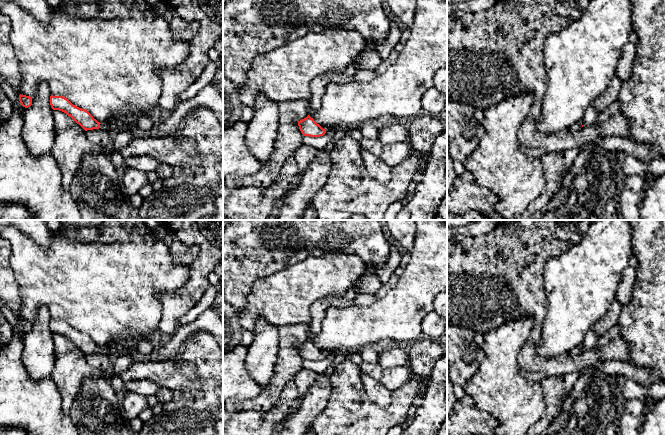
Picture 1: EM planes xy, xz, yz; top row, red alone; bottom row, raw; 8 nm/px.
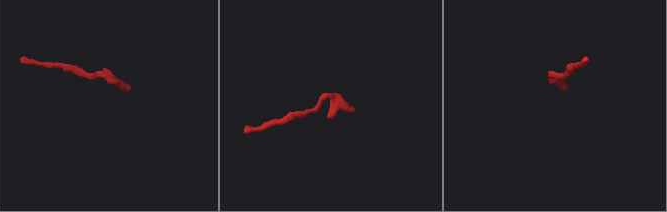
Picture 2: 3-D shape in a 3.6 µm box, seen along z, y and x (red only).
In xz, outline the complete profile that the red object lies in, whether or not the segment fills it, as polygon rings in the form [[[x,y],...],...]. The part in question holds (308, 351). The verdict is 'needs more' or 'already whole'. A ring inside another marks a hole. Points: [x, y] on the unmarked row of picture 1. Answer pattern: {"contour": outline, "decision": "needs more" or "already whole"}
{"contour": [[[309,339],[298,345],[298,350],[303,360],[320,361],[326,357],[326,354],[317,348]]], "decision": "already whole"}

